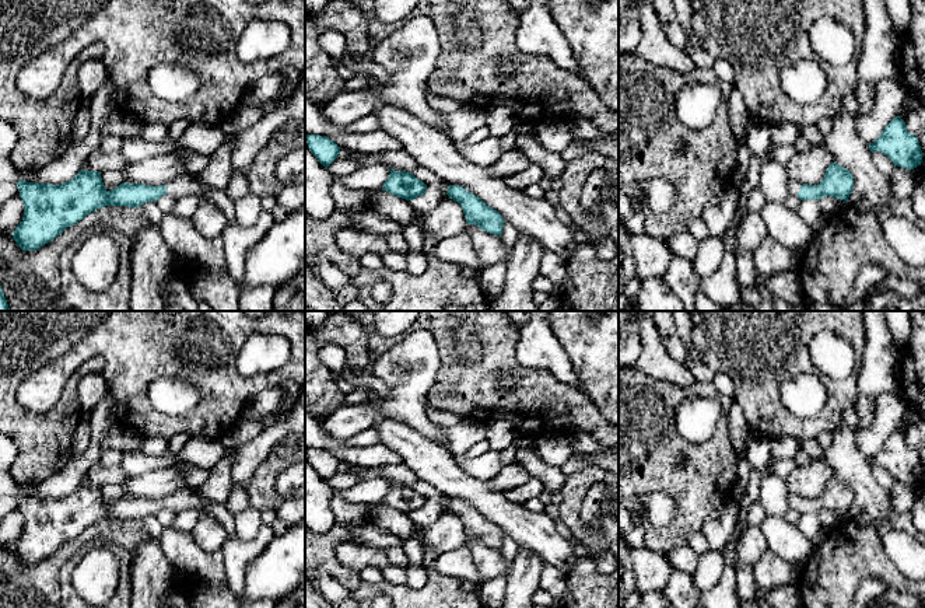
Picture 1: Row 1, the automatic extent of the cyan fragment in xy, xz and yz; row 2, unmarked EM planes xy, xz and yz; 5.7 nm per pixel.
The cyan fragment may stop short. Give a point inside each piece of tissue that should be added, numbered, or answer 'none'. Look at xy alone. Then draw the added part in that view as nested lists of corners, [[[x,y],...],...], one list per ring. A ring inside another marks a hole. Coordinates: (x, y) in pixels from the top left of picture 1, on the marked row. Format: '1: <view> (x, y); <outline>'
1: xy (188, 184); [[[186,172],[167,185],[167,193],[175,200],[185,196],[197,196],[200,200],[209,200],[214,203],[225,216],[227,224],[235,223],[234,200],[230,199],[224,189],[214,189],[204,185],[197,174]]]

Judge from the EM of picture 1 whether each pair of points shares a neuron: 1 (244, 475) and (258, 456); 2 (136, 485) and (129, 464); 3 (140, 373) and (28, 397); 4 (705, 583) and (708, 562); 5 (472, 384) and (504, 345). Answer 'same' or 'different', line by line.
1: same
2: different
3: same
4: same
5: same

